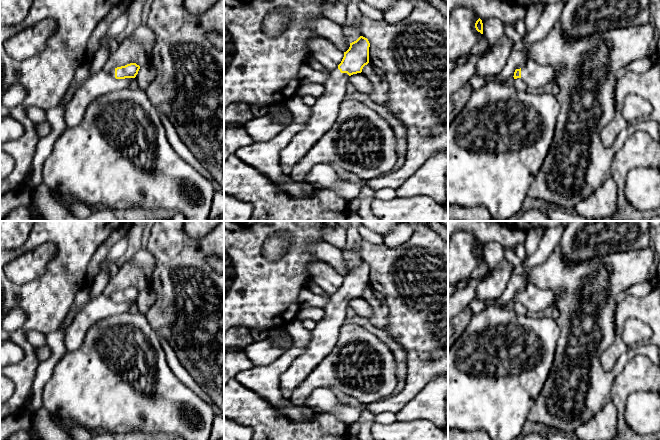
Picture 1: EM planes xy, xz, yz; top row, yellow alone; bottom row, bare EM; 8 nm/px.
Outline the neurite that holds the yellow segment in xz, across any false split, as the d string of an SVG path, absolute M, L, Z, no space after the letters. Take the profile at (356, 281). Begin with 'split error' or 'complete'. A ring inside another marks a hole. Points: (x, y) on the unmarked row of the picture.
split error; M360 260L350 267L349 273L338 292L329 297L329 302L323 307L324 317L316 322L311 330L311 340L303 353L298 356L280 379L280 388L285 400L289 400L296 387L330 354L339 338L339 329L345 322L346 309L349 301L361 297L369 287L370 267Z

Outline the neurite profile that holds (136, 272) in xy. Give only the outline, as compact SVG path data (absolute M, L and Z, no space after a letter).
M142 247L132 259L115 268L102 295L109 298L113 293L136 287L140 291L150 286L154 270L154 257Z

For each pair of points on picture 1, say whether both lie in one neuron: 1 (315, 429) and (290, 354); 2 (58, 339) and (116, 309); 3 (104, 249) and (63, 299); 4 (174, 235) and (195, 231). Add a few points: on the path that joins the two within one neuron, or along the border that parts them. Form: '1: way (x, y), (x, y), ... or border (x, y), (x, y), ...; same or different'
1: border (315, 411), (304, 421), (292, 421), (287, 417); different
2: border (65, 329), (64, 346), (68, 350); different
3: border (97, 249), (88, 265), (85, 279); different
4: border (184, 231), (191, 237), (202, 237), (209, 231); different

